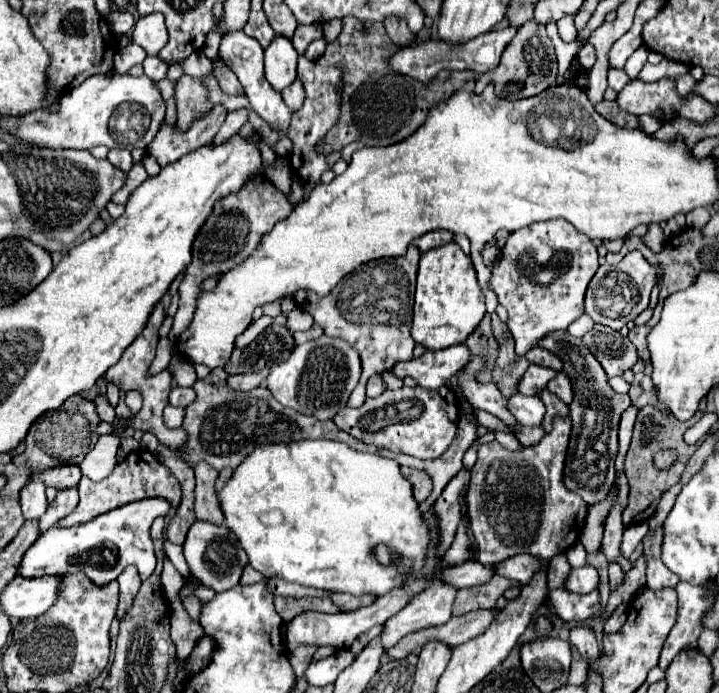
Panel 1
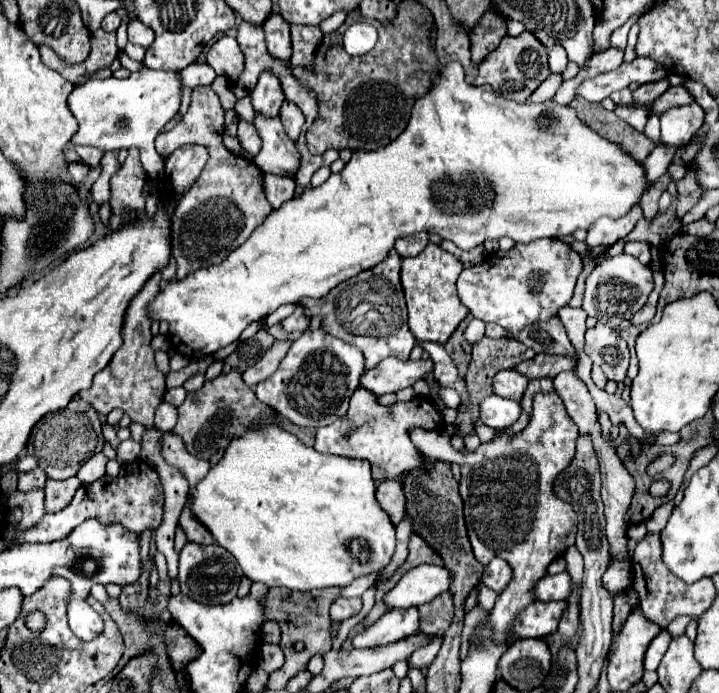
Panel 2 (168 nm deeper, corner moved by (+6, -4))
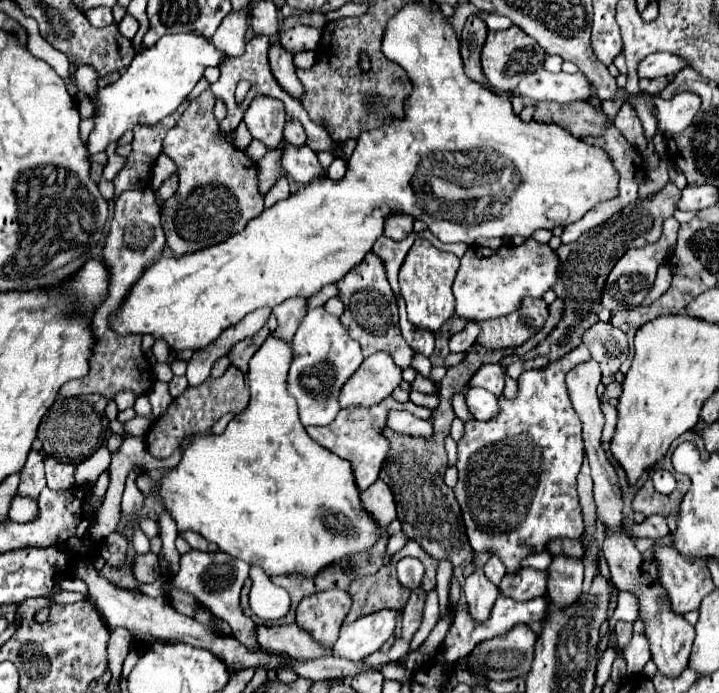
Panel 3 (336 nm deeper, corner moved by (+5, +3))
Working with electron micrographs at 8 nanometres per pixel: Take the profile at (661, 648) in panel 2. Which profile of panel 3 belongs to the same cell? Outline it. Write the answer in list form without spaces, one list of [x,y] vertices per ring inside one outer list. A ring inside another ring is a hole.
[[[635,633],[633,641],[625,647],[625,659],[627,659],[627,675],[639,675],[645,667],[645,663],[651,659],[651,651],[649,651],[649,641],[645,635]]]

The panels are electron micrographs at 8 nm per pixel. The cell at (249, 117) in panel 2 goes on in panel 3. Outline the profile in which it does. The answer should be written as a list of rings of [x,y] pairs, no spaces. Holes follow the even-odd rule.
[[[241,121],[239,126],[235,130],[235,139],[233,145],[235,145],[237,149],[244,151],[251,143],[252,139],[252,135],[247,129],[246,124],[244,123],[244,121]]]

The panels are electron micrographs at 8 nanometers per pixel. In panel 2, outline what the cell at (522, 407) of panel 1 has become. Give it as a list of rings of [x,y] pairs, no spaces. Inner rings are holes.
[[[488,396],[484,402],[480,402],[480,420],[494,430],[510,428],[518,420],[520,412],[522,408],[518,402],[504,400],[500,396]]]

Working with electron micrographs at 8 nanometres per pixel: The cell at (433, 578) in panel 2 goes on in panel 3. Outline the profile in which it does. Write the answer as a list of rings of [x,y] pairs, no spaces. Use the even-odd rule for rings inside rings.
[[[403,557],[397,563],[397,575],[399,575],[399,583],[407,589],[417,589],[423,581],[425,575],[425,567],[419,559],[415,557]]]

